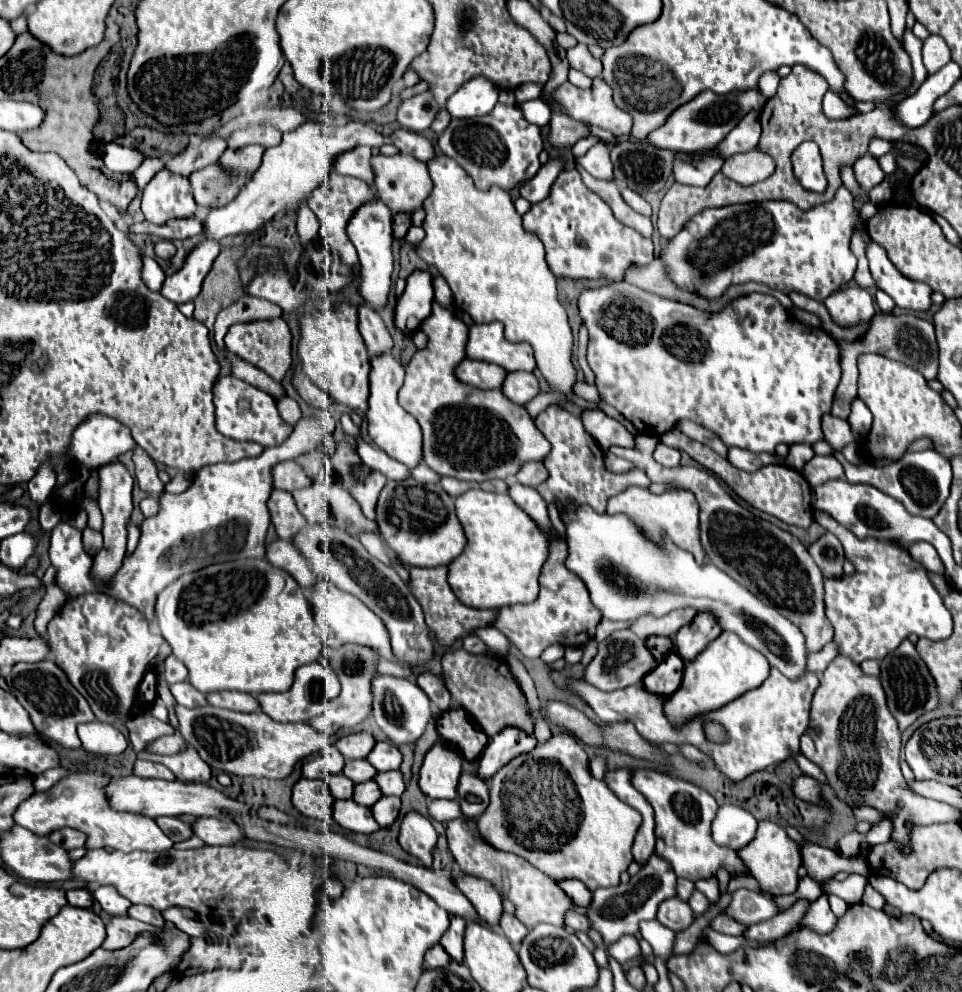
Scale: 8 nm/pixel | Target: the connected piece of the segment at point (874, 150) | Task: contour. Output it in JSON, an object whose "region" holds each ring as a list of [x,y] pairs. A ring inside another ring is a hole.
{"region":[[[871,140],[871,144],[869,144],[869,154],[875,156],[875,158],[881,158],[885,154],[893,154],[895,150],[897,148],[893,144],[885,142],[885,140]]]}

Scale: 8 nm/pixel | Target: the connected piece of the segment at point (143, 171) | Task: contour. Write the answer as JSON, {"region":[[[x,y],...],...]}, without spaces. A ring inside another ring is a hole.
{"region":[[[147,158],[147,160],[143,160],[143,164],[131,174],[133,180],[135,180],[135,184],[137,184],[137,188],[143,190],[143,188],[149,184],[149,180],[151,180],[161,168],[163,168],[163,160],[159,160],[159,158]]]}

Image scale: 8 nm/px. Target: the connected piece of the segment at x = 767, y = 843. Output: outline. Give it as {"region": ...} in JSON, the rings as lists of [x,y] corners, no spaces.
{"region":[[[759,822],[757,836],[745,848],[739,850],[741,860],[751,870],[751,876],[761,884],[769,894],[793,894],[799,884],[797,870],[801,866],[801,854],[797,844],[787,836],[787,832],[773,822]]]}

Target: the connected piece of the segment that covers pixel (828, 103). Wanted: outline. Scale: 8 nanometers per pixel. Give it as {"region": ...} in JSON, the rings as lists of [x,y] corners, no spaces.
{"region":[[[829,90],[823,96],[823,112],[831,120],[845,120],[849,116],[855,116],[857,114],[857,108],[845,108],[845,102],[835,92]]]}

